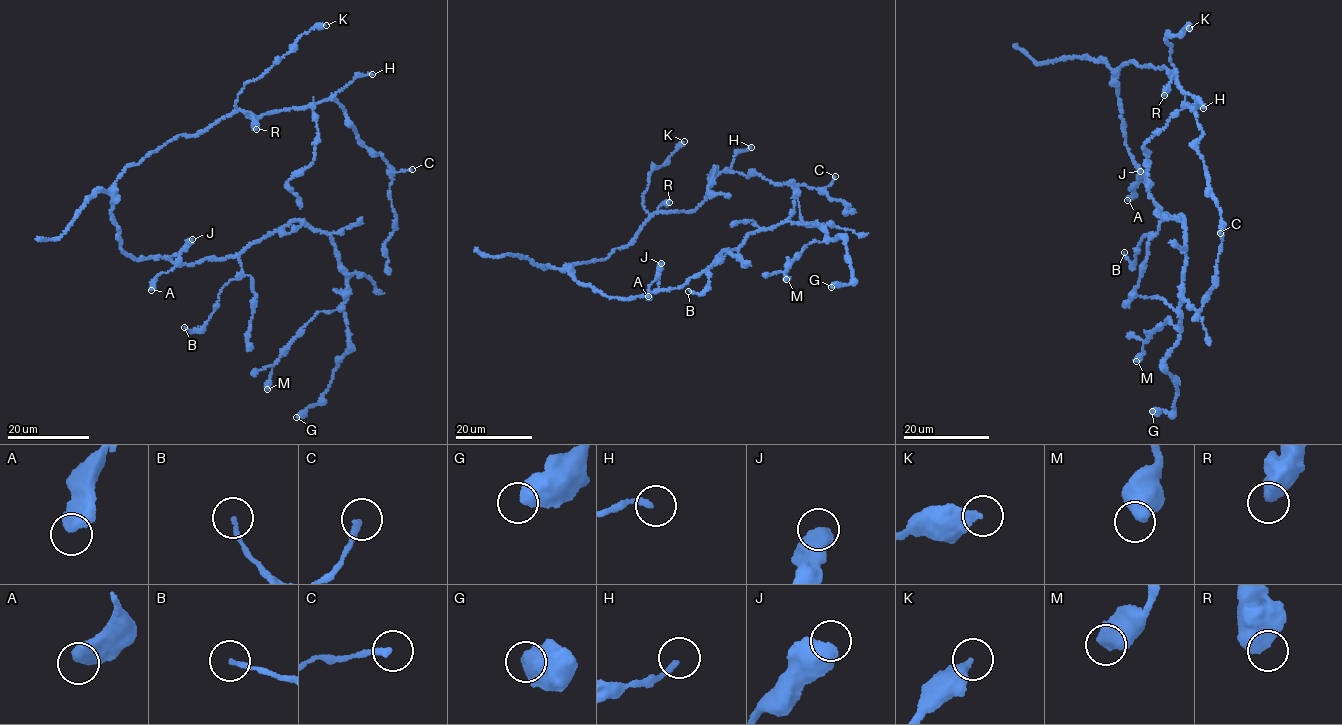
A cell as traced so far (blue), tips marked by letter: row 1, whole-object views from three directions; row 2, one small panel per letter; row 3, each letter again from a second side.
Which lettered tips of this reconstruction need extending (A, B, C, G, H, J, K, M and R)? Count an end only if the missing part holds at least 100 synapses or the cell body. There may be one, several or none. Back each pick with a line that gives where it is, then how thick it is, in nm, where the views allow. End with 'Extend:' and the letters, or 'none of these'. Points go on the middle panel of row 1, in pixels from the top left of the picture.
Extend: none of these

